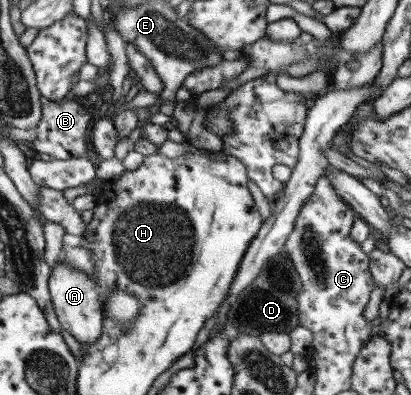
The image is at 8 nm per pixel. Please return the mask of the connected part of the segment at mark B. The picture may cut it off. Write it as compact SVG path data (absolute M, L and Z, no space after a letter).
M70 94L61 101L51 101L42 106L42 117L38 123L37 139L29 144L34 154L46 153L53 159L75 159L87 154L87 129L92 113L78 102L77 96Z

